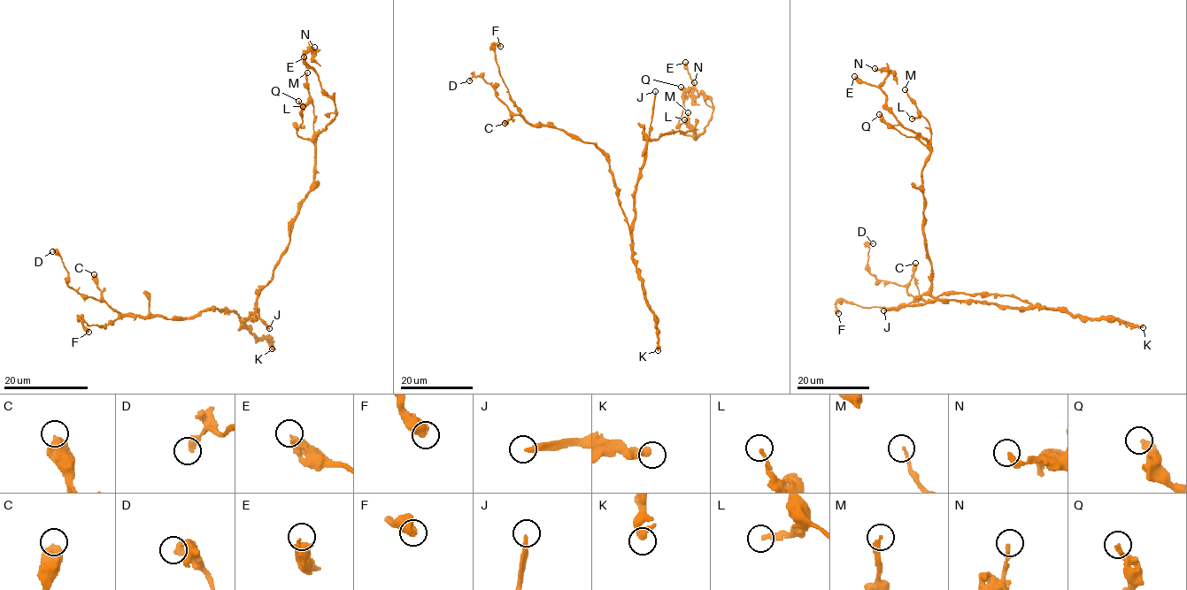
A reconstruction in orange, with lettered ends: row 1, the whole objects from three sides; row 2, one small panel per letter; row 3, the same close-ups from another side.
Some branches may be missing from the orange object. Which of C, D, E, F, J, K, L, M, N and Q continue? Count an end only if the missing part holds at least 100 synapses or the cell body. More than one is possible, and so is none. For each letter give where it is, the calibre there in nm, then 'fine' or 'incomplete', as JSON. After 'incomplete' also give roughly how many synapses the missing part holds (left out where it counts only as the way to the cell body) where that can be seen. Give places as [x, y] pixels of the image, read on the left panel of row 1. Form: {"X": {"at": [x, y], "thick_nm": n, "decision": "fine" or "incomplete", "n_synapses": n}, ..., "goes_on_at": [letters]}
{"C": {"at": [94, 274], "thick_nm": 600, "decision": "fine"}, "D": {"at": [52, 251], "thick_nm": 280, "decision": "fine"}, "E": {"at": [304, 57], "thick_nm": 420, "decision": "fine"}, "F": {"at": [88, 332], "thick_nm": 550, "decision": "fine"}, "J": {"at": [269, 328], "thick_nm": 200, "decision": "incomplete", "n_synapses": 130}, "K": {"at": [272, 348], "thick_nm": 400, "decision": "fine"}, "L": {"at": [303, 106], "thick_nm": 190, "decision": "fine"}, "M": {"at": [307, 72], "thick_nm": 200, "decision": "fine"}, "N": {"at": [314, 47], "thick_nm": 220, "decision": "fine"}, "Q": {"at": [298, 101], "thick_nm": 280, "decision": "fine"}, "goes_on_at": ["J"]}

